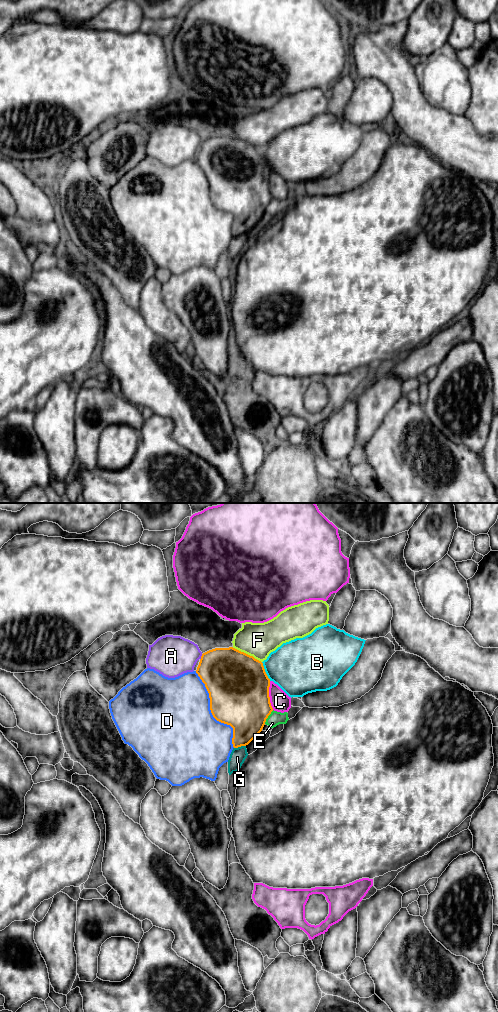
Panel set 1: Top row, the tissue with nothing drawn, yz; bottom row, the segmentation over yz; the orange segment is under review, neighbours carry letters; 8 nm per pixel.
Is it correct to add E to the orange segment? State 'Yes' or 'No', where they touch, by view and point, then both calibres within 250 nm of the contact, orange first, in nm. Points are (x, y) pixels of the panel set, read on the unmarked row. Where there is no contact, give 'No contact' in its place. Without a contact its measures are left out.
No. Touches orange at yz (267, 205). Thickness 440 nm (orange) against 110 nm

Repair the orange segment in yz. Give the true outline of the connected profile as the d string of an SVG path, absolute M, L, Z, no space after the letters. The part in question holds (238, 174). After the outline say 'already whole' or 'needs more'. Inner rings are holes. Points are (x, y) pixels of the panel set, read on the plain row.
M233 135L215 136L202 142L196 161L209 181L213 205L233 216L233 235L248 233L262 219L273 199L269 185L270 167L263 151Z; already whole

